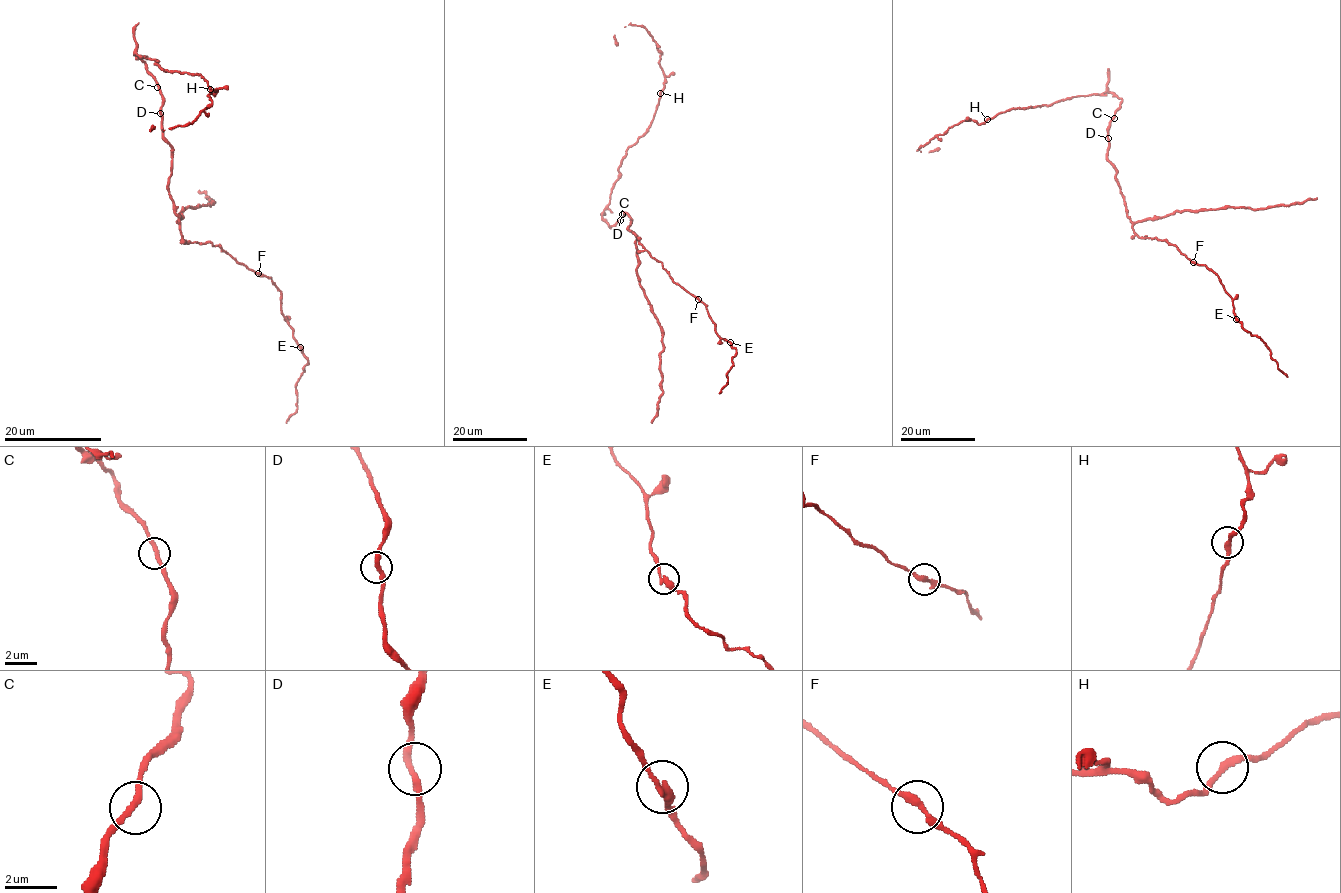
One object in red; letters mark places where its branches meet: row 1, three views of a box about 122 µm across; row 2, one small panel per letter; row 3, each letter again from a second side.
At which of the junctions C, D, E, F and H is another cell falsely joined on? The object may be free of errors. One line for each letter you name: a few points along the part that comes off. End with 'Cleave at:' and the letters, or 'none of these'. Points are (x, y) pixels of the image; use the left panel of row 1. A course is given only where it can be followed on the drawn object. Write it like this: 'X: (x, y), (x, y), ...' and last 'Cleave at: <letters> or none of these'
Cleave at: none of these

